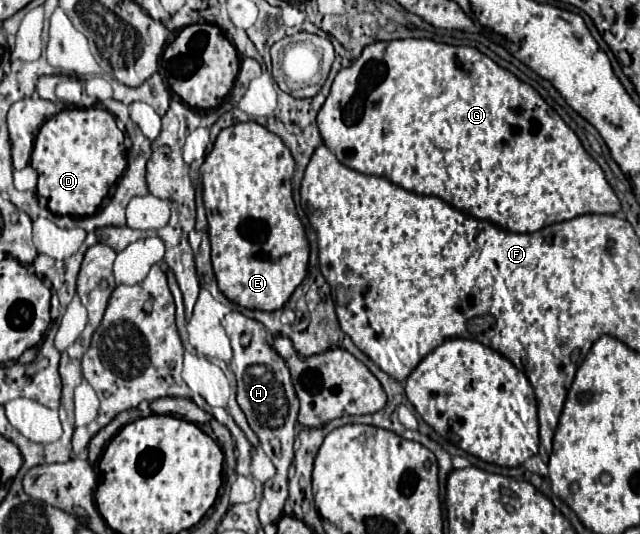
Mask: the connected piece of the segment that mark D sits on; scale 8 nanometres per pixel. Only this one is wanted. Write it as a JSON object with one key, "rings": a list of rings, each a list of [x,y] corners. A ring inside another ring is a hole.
{"rings":[[[68,107],[50,117],[38,131],[34,141],[34,151],[30,165],[38,173],[38,195],[46,199],[48,209],[54,215],[70,215],[70,217],[86,217],[92,215],[102,199],[110,193],[122,171],[126,169],[126,147],[124,133],[116,127],[116,119],[104,107]]]}

